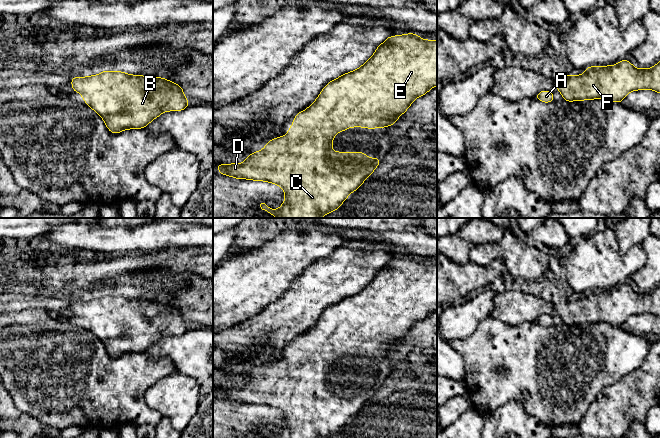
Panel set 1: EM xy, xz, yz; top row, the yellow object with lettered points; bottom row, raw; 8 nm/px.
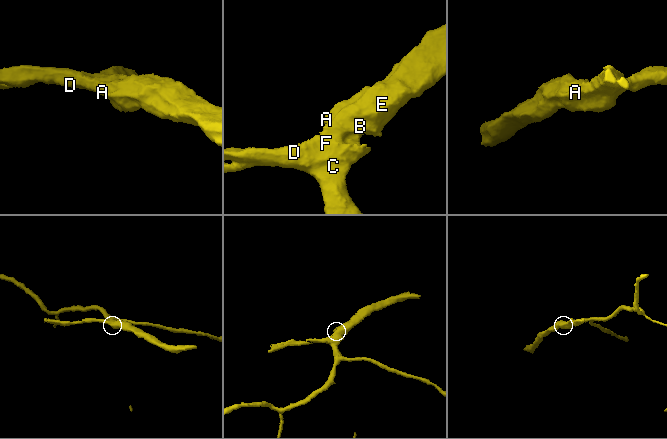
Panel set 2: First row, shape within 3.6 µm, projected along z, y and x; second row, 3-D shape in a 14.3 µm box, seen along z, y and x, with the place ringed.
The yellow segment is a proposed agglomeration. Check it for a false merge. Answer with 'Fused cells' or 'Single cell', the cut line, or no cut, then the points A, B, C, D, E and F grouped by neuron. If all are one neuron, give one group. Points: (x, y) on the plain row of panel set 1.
Single cell. No split. Groups: A B C D E F

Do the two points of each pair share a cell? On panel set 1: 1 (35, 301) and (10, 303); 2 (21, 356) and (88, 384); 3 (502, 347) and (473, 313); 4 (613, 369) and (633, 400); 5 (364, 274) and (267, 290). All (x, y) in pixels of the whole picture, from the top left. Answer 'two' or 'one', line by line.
1: one
2: one
3: two
4: two
5: two

